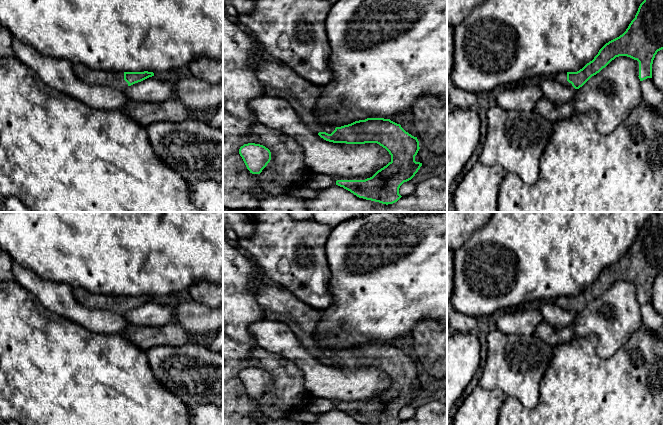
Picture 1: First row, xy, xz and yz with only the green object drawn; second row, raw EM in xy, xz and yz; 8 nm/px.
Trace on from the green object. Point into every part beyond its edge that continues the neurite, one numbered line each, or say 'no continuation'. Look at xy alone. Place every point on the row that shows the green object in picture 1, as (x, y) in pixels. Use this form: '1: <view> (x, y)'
1: xy (116, 80)

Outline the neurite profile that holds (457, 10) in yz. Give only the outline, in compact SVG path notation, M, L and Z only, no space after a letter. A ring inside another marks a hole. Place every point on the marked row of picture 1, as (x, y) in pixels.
M447 0L447 25L455 28L486 0Z

